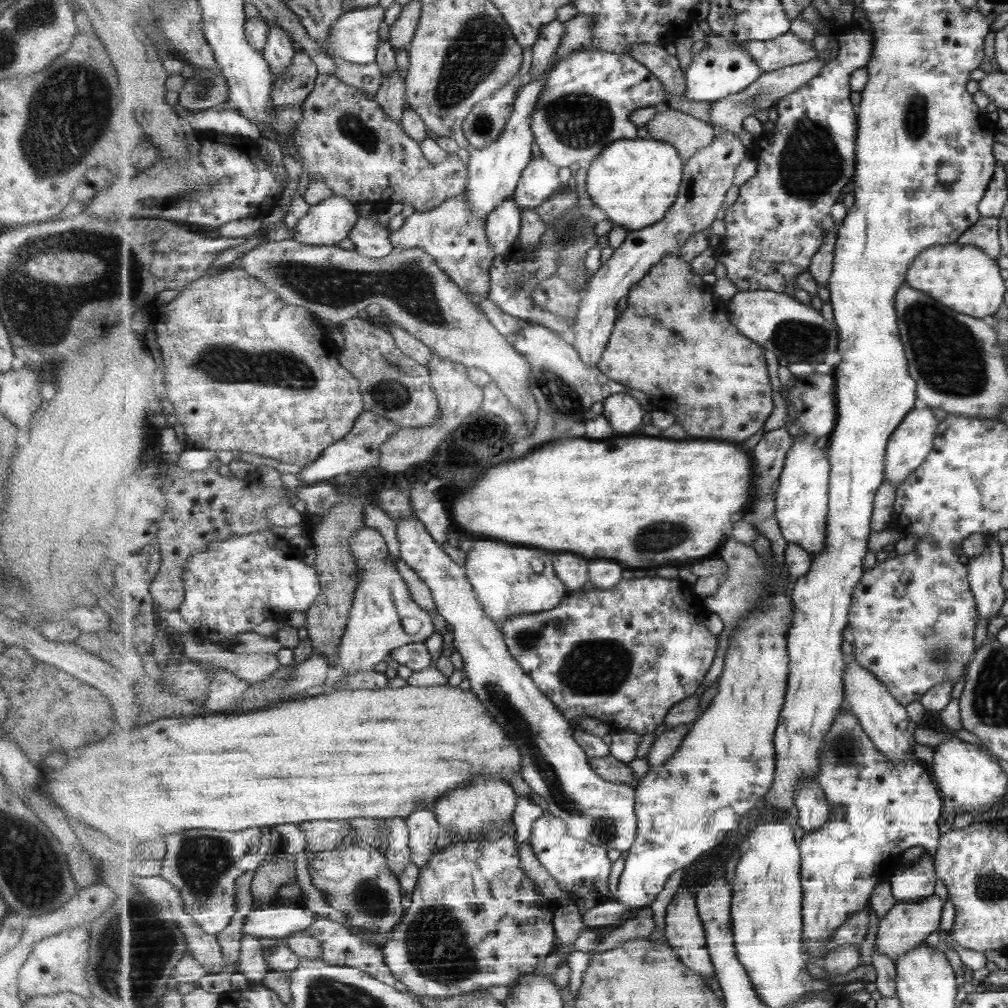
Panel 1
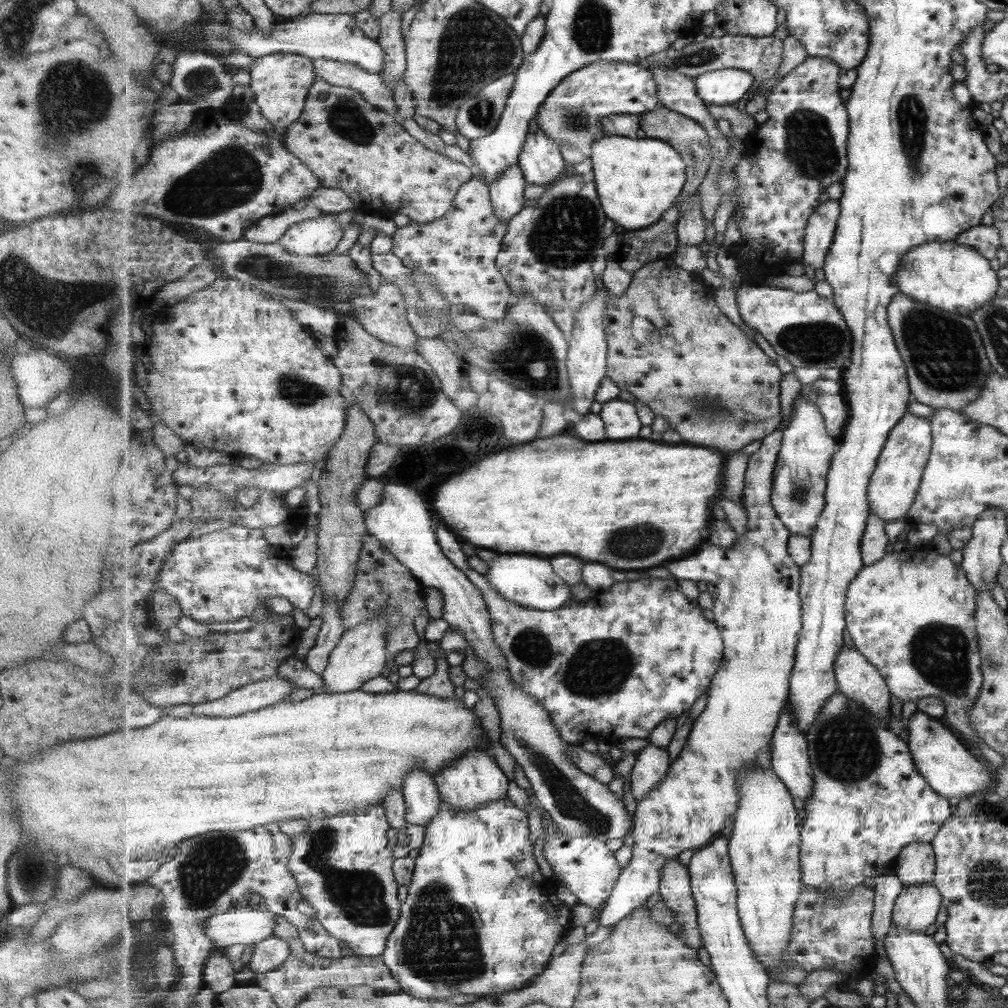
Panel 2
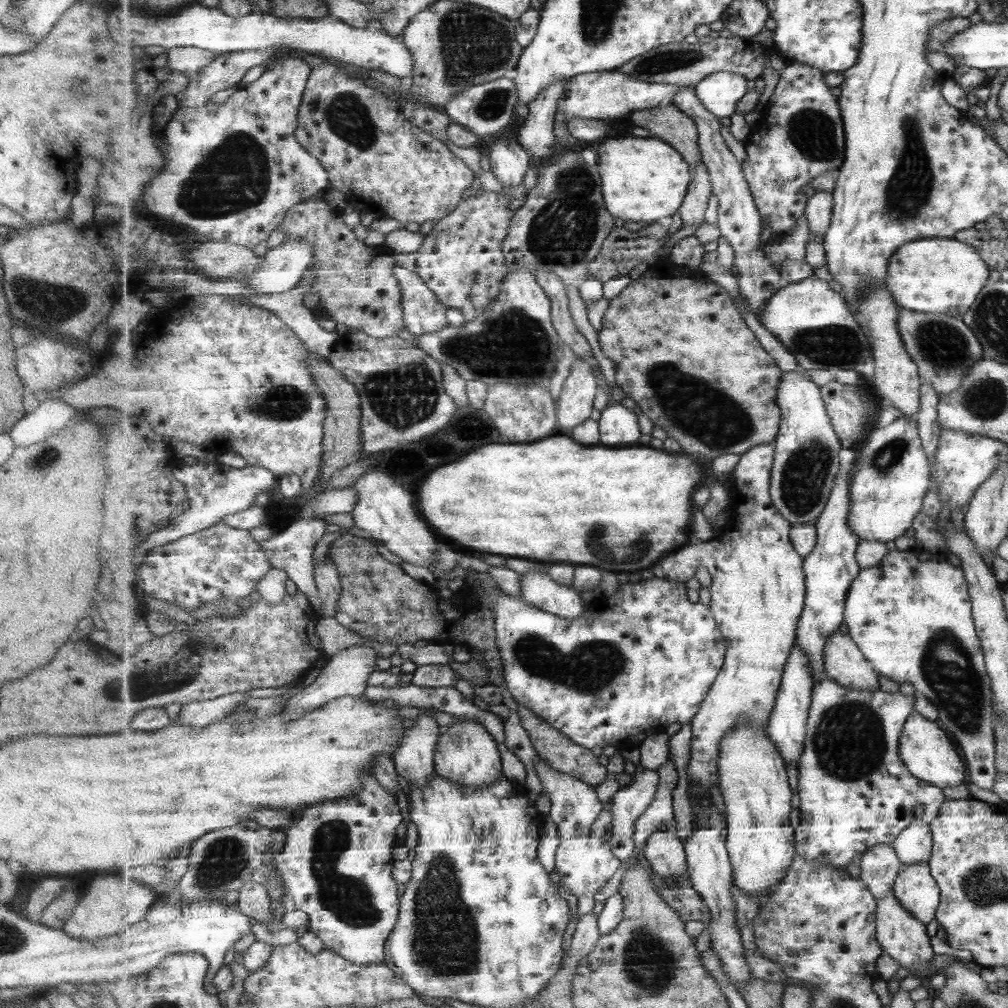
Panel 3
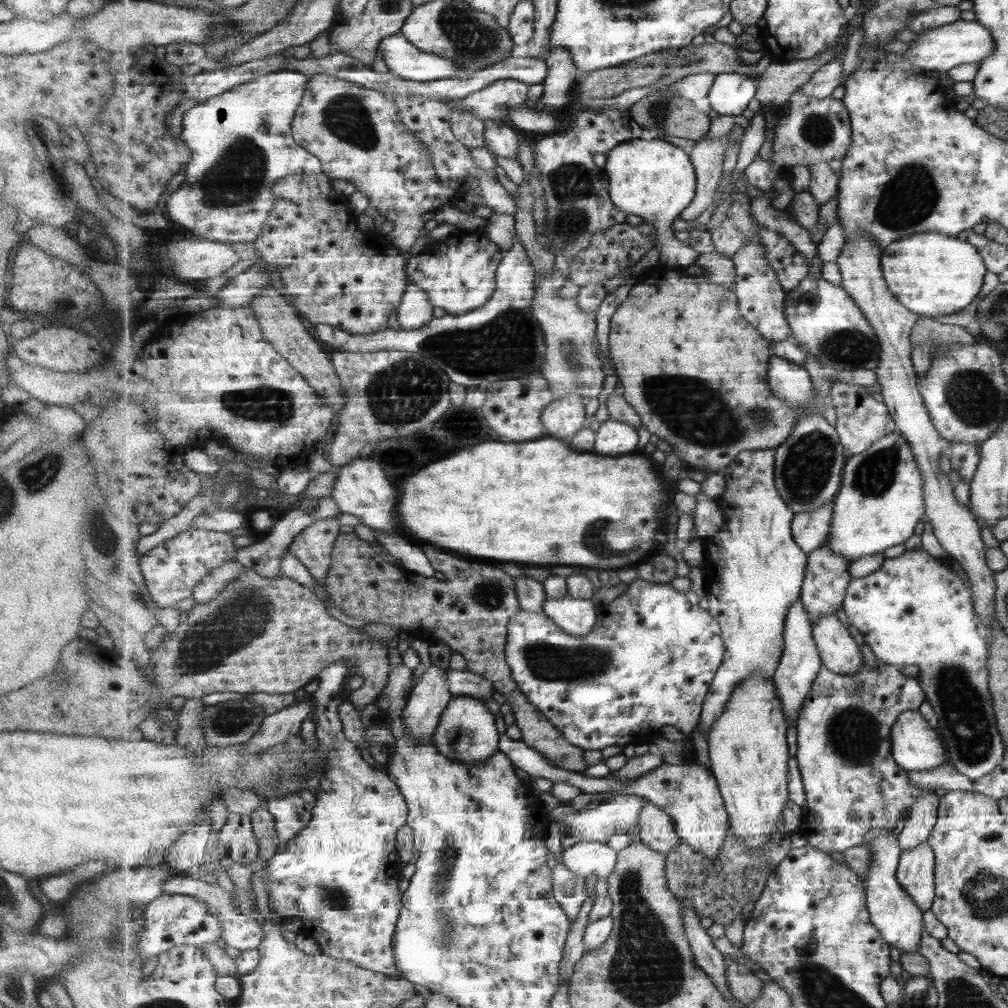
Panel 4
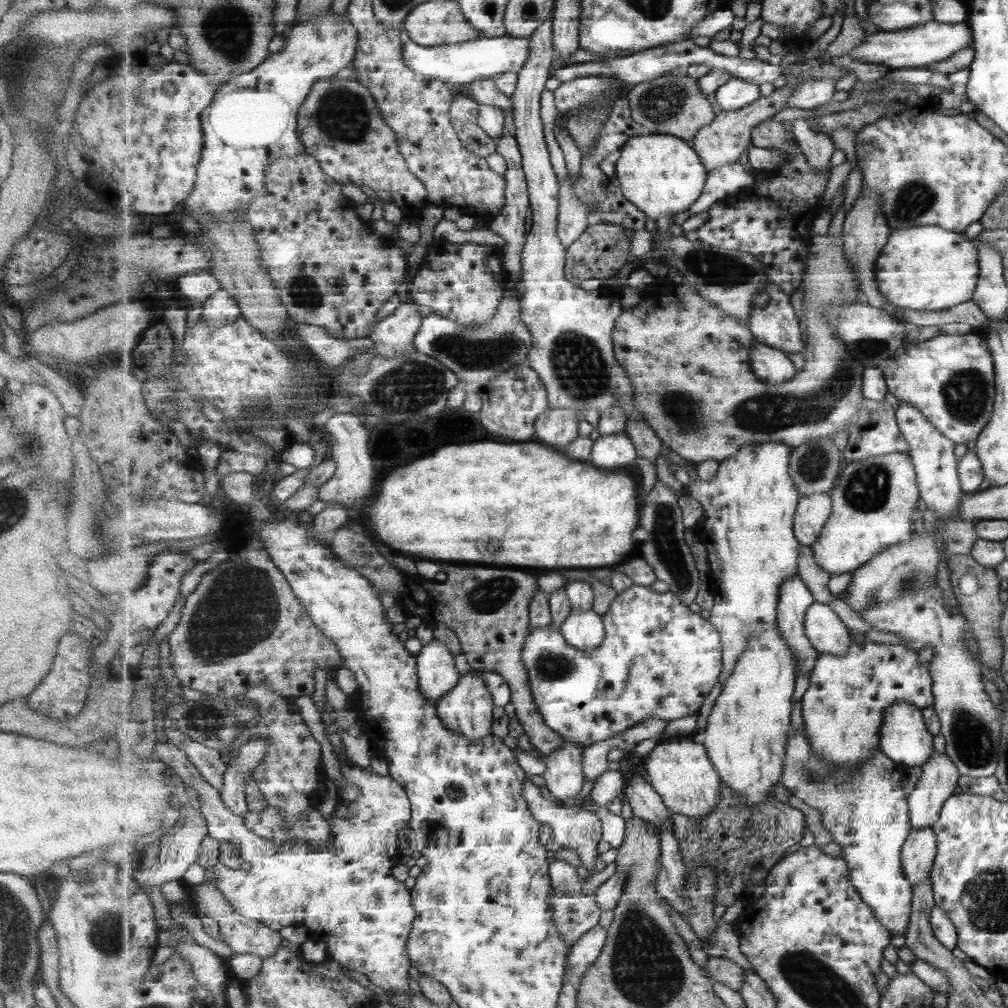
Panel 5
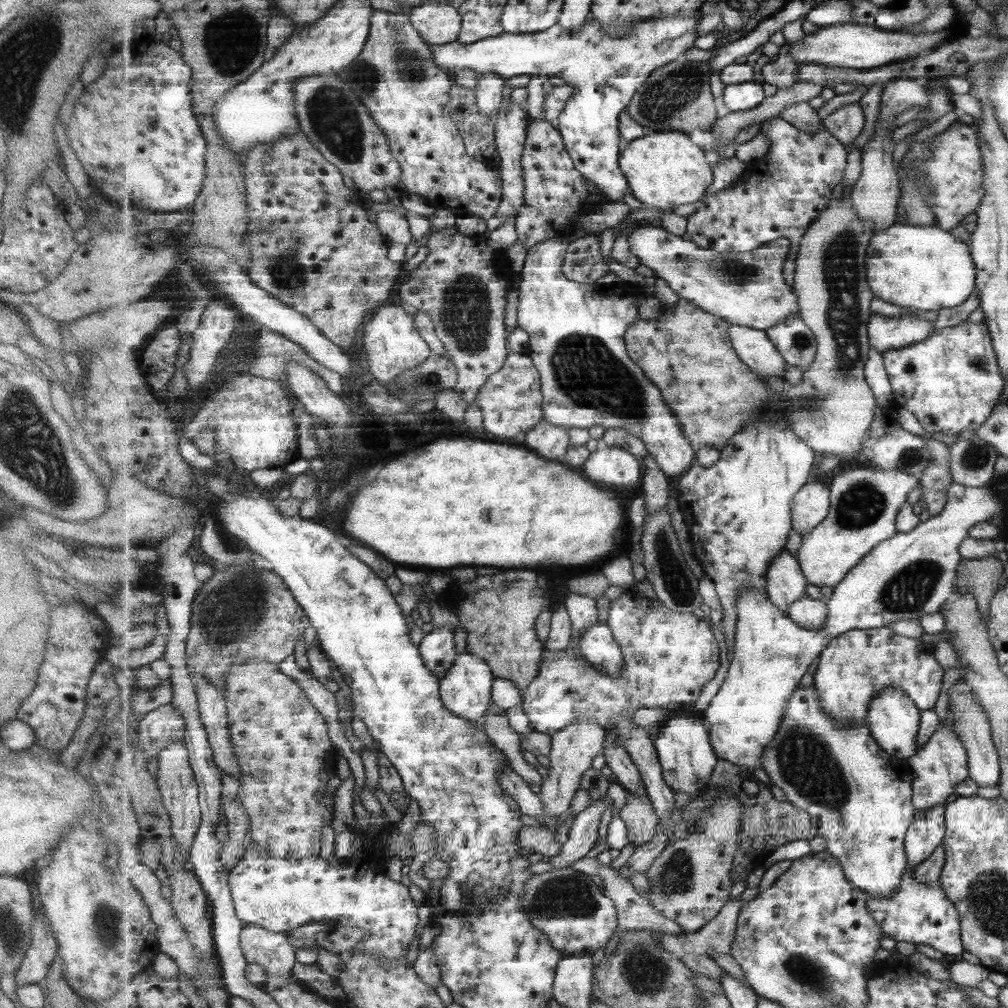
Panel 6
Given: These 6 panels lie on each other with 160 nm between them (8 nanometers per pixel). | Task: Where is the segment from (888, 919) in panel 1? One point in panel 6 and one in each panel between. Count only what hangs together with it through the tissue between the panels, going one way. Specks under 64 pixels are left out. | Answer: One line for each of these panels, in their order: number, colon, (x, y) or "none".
2: (916, 907)
3: (915, 888)
4: (916, 871)
5: (919, 852)
6: (926, 833)

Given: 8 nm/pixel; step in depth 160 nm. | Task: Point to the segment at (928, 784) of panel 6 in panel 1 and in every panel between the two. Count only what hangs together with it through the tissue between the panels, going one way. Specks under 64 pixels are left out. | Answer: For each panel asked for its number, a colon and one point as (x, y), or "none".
1: (915, 883)
2: (915, 866)
3: (914, 845)
4: (922, 817)
5: (938, 782)

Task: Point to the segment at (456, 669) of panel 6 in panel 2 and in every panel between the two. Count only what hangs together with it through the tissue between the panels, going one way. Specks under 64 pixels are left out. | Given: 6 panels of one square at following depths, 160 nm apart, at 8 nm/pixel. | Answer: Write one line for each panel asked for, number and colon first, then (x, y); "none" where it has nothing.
2: (472, 781)
3: (467, 753)
4: (468, 733)
5: (468, 710)

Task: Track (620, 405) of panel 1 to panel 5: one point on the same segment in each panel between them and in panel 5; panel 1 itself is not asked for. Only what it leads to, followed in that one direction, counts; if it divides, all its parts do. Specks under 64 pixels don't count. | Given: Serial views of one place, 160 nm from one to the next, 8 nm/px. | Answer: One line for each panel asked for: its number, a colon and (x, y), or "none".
2: (622, 423)
3: (619, 428)
4: (614, 438)
5: (615, 452)

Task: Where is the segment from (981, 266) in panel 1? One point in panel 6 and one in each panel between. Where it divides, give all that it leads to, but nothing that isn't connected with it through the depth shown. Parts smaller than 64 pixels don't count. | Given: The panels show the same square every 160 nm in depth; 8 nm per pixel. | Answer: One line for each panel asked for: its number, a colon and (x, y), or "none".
2: (953, 277)
3: (944, 276)
4: (933, 275)
5: (928, 269)
6: (923, 268)

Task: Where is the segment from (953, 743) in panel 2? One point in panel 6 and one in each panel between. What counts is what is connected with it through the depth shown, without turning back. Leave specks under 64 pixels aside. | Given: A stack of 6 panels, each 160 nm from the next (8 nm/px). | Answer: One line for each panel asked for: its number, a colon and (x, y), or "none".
3: (924, 747)
4: (916, 746)
5: (905, 739)
6: (894, 719)

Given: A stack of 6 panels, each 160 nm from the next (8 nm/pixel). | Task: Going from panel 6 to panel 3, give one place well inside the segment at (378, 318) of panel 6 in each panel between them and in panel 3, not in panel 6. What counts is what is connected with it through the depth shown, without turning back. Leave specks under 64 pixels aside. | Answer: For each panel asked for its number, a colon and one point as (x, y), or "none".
3: (424, 313)
4: (416, 310)
5: (394, 336)

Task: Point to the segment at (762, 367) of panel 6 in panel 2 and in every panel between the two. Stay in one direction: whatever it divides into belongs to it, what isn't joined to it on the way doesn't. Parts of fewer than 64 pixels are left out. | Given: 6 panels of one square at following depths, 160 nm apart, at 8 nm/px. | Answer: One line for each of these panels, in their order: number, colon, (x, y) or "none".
2: (801, 479)
3: (805, 470)
4: (792, 383)
5: (773, 366)

